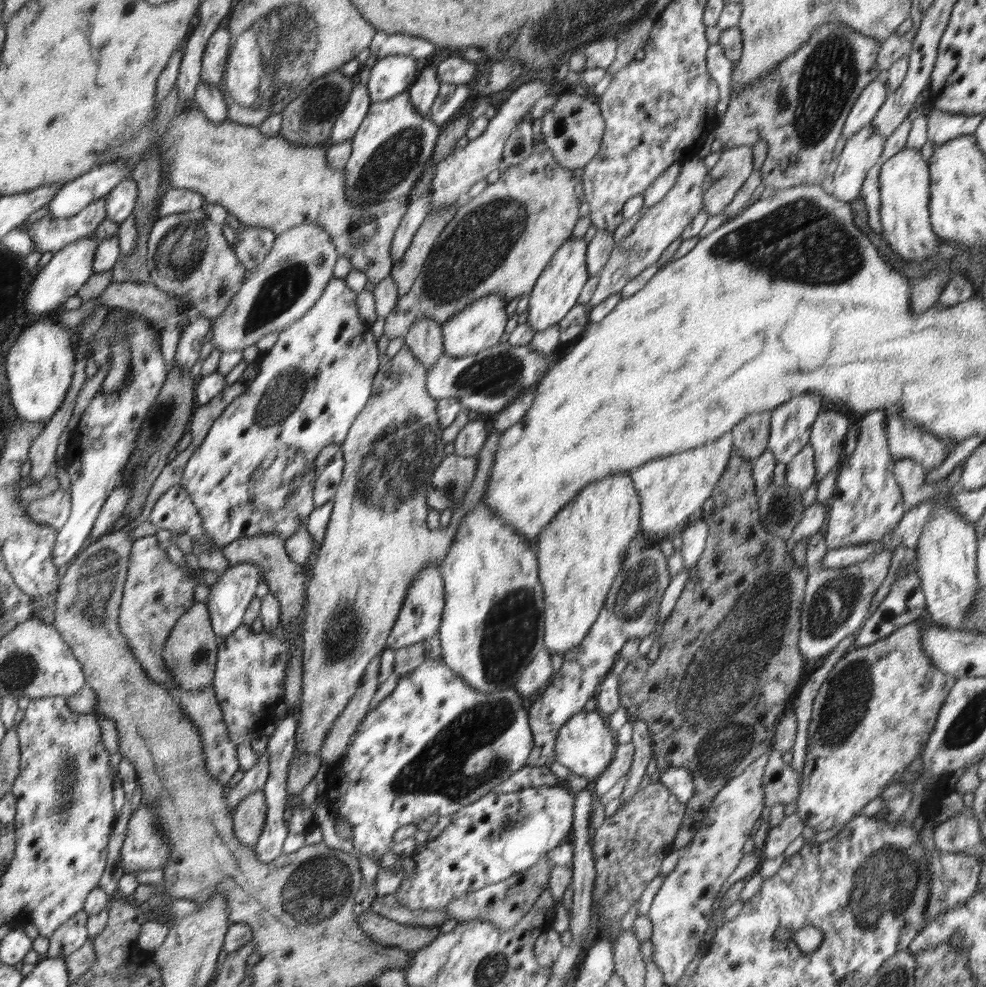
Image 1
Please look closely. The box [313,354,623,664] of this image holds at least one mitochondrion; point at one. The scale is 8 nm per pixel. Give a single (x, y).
(394, 460)

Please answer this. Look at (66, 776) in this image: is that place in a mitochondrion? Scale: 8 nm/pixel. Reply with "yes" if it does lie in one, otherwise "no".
yes

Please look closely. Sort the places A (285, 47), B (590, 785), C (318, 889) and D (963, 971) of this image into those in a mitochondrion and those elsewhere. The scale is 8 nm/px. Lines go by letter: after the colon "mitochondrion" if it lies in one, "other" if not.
A: mitochondrion
B: other
C: mitochondrion
D: other

